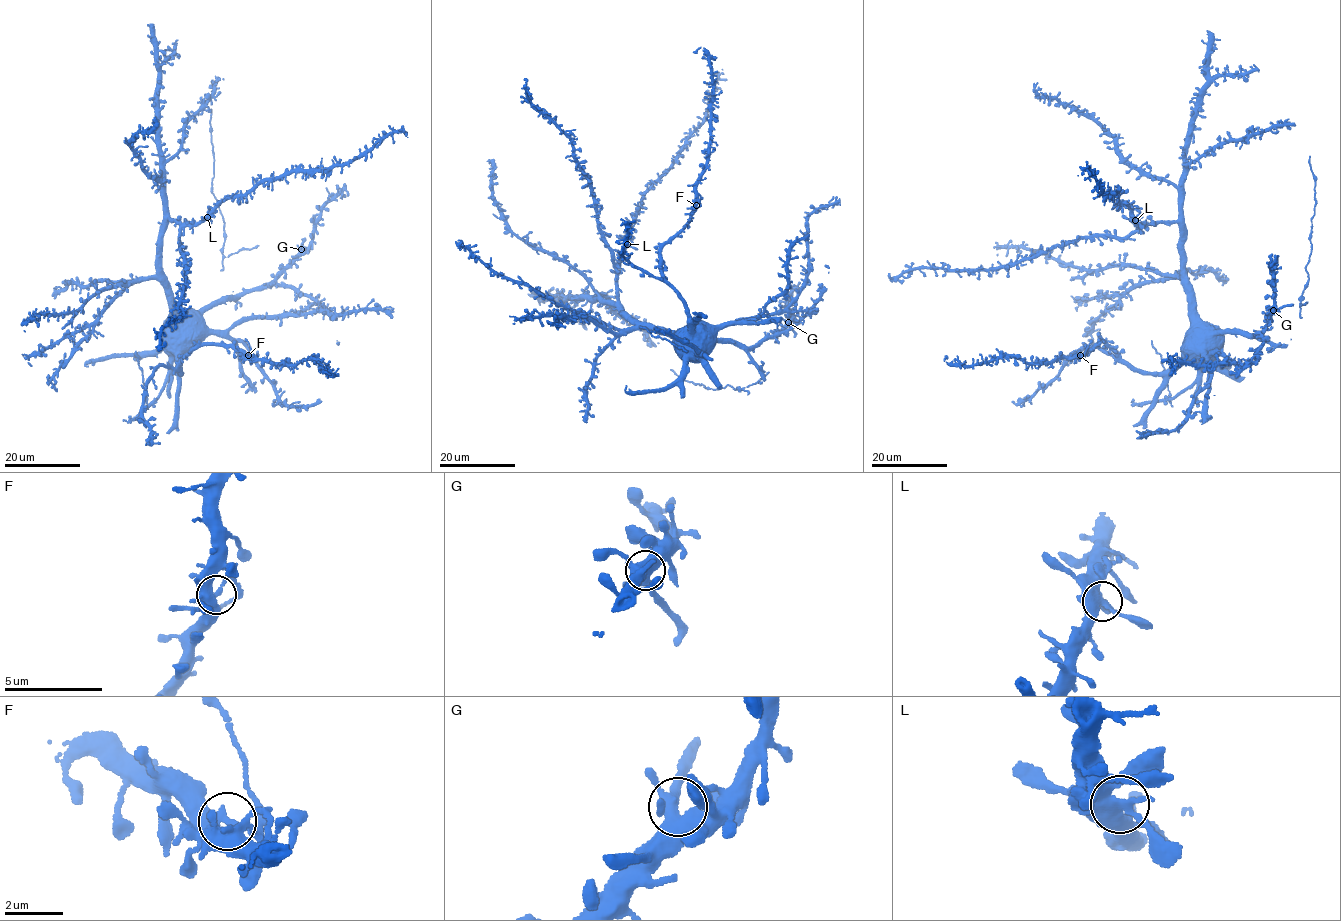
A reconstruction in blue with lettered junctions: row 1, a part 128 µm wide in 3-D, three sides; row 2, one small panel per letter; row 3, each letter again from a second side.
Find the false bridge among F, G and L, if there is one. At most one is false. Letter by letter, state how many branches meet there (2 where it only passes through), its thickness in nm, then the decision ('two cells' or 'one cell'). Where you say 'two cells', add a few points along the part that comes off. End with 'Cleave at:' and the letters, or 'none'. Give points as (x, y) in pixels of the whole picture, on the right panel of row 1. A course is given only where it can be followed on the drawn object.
F: 4 | 360 nm | two cells | (1080, 355), (1091, 339)
G: 4 | 440 nm | one cell
L: 4 | 400 nm | one cell
Cleave at: F

